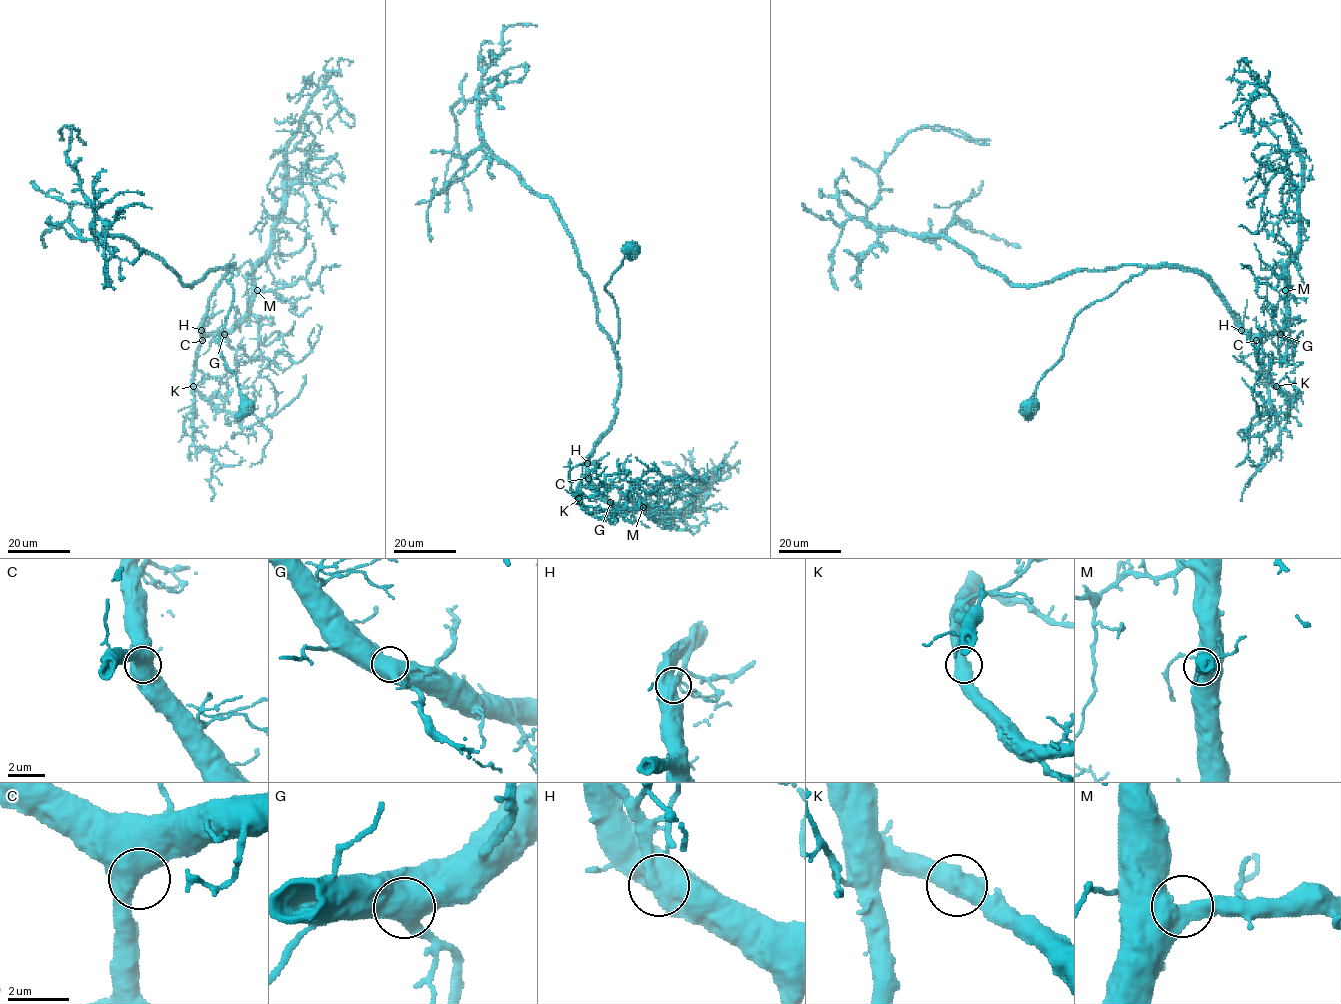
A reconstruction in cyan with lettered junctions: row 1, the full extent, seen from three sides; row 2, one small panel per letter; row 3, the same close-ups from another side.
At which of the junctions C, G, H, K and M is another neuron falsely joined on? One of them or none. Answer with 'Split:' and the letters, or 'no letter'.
Split: no letter

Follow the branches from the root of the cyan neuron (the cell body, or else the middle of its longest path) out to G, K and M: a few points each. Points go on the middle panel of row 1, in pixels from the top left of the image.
G: (631, 251), (605, 286), (618, 318), (615, 420), (587, 463), (589, 479), (610, 502)
K: (631, 251), (605, 286), (618, 318), (618, 340), (613, 347), (619, 370), (615, 420), (593, 445), (578, 498)
M: (631, 251), (605, 286), (618, 318), (619, 390), (615, 420), (594, 443), (587, 473), (611, 502), (643, 507)

